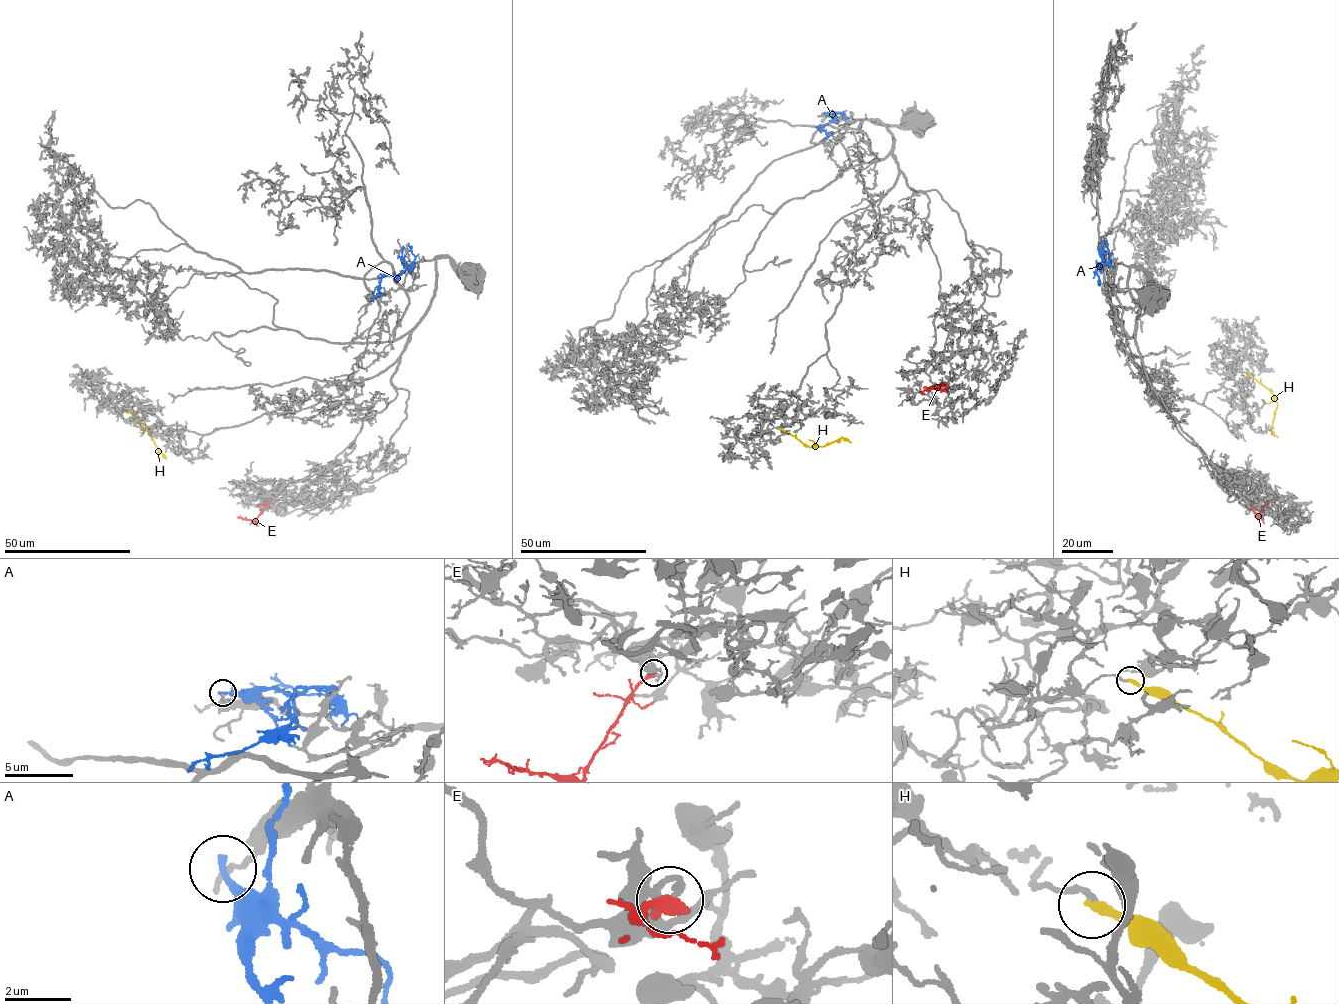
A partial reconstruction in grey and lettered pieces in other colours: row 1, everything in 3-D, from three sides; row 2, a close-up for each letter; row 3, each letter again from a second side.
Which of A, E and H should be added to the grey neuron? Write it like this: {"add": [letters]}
{"add": []}

